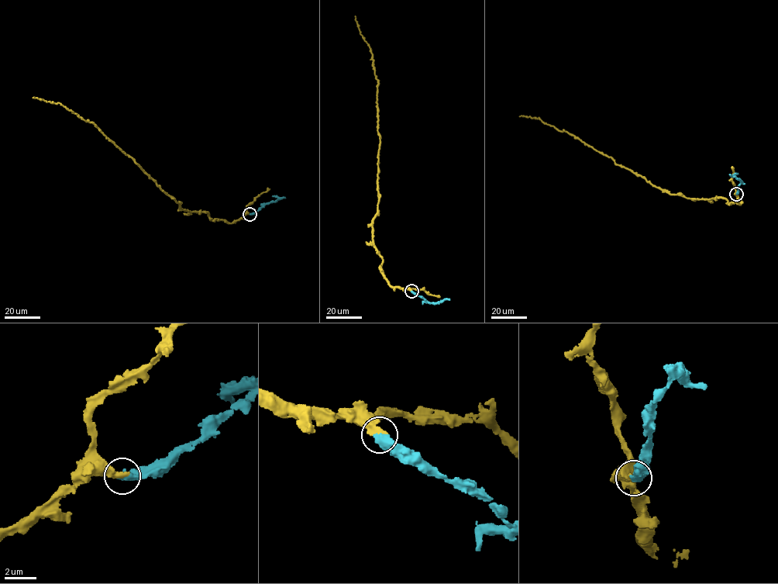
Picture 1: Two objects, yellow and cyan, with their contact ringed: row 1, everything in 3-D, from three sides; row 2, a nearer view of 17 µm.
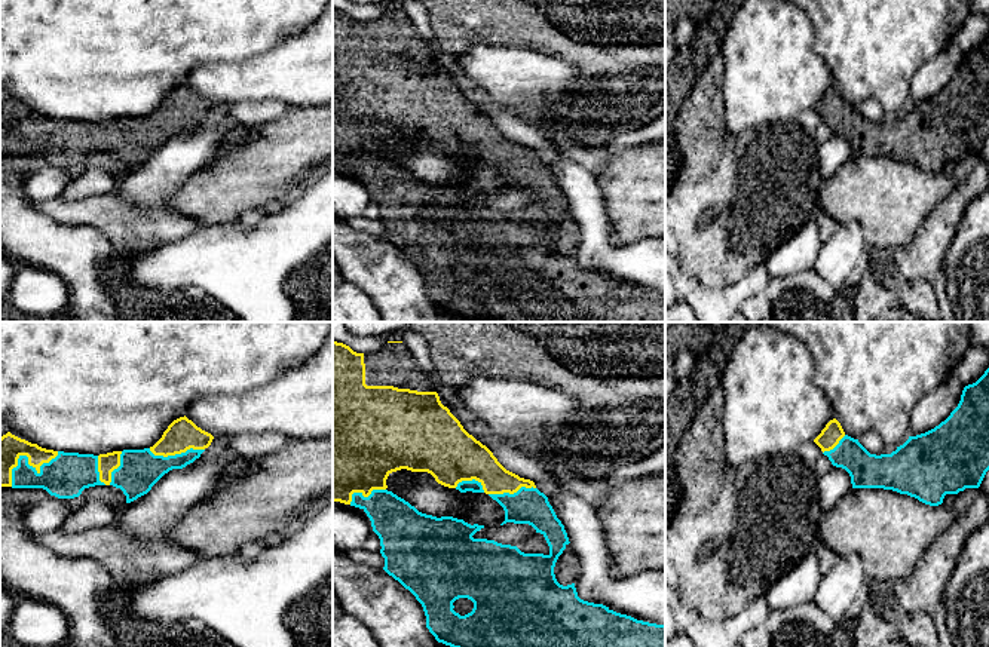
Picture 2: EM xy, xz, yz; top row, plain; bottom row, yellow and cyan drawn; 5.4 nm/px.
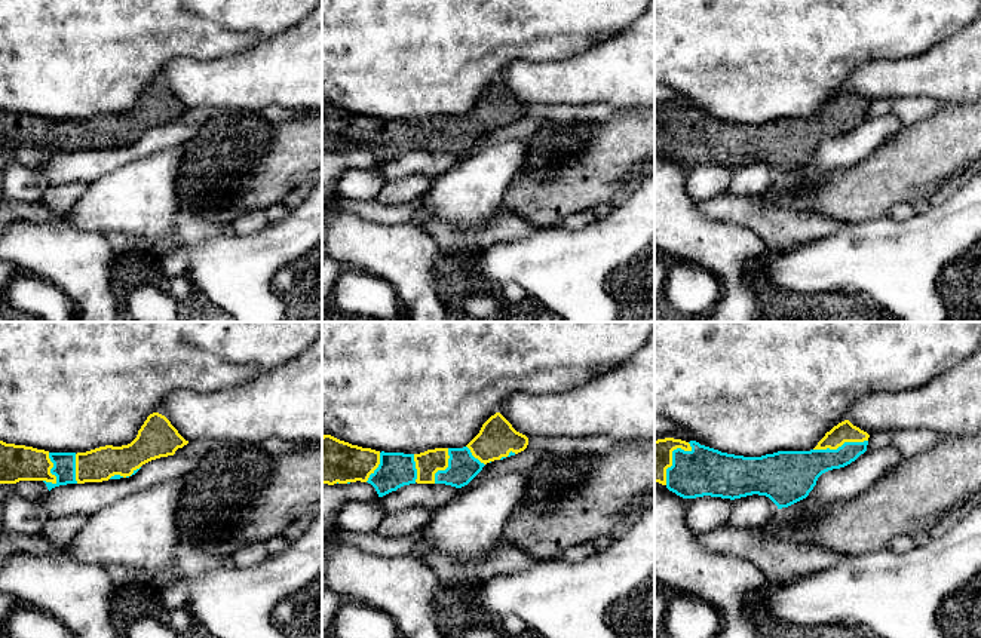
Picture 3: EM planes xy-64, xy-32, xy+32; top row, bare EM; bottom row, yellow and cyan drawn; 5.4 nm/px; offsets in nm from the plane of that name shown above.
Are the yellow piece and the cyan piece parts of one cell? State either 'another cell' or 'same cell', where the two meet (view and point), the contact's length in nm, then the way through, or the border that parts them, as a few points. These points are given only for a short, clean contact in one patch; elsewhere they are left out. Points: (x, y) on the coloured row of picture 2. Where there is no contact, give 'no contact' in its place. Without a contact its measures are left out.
same cell; meets yellow in xy at (28, 459); contact 320 nm long

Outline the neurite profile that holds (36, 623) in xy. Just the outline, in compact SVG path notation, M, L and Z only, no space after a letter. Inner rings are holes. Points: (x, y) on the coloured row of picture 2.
M25 597L16 602L10 626L15 638L28 647L62 647L71 628L58 607Z

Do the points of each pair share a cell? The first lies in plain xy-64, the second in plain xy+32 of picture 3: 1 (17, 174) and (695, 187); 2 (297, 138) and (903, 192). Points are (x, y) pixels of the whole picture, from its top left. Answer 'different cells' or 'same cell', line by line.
1: same cell
2: same cell

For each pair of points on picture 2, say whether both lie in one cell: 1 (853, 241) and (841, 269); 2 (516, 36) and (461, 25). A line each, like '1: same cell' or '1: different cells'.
1: same cell
2: same cell

